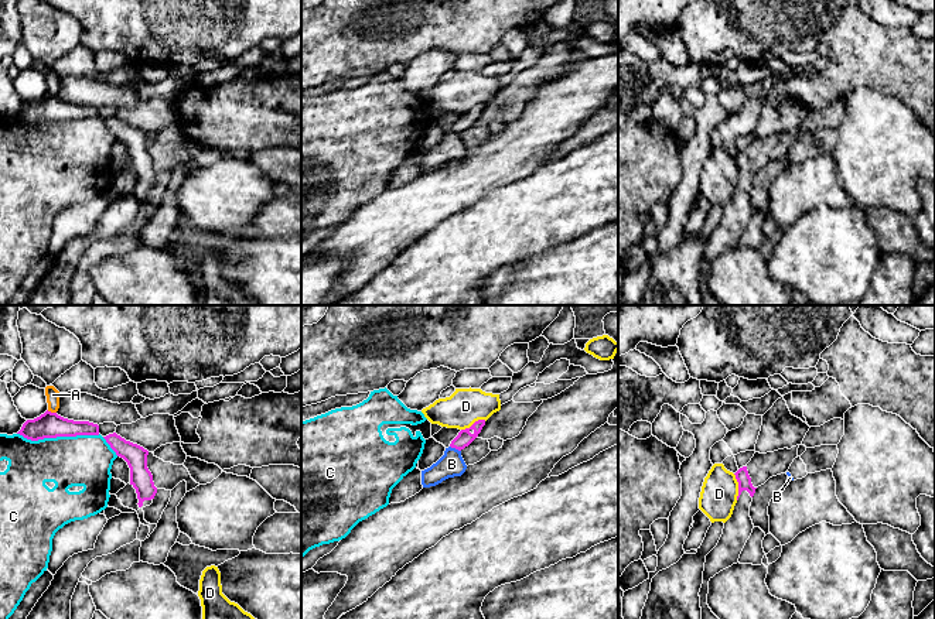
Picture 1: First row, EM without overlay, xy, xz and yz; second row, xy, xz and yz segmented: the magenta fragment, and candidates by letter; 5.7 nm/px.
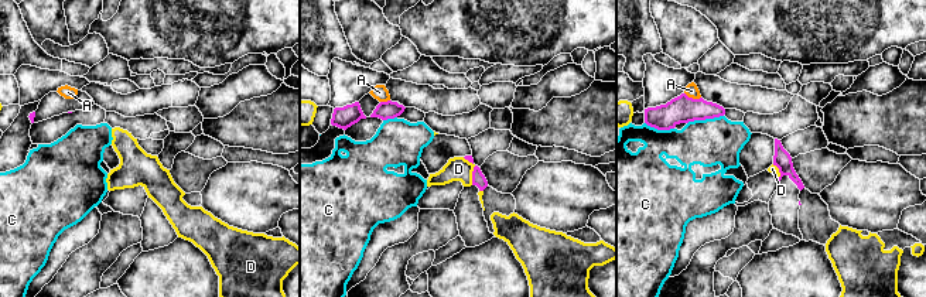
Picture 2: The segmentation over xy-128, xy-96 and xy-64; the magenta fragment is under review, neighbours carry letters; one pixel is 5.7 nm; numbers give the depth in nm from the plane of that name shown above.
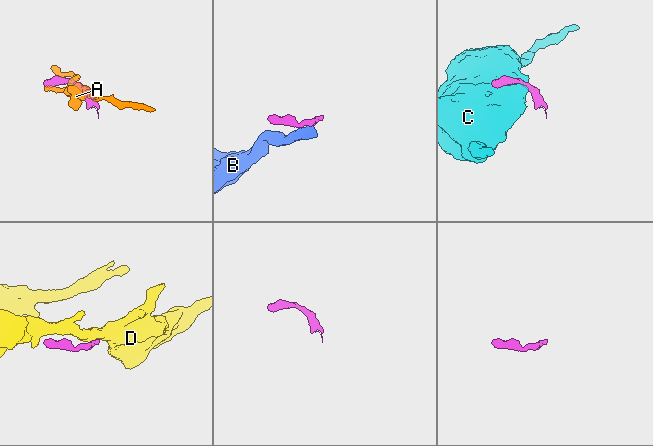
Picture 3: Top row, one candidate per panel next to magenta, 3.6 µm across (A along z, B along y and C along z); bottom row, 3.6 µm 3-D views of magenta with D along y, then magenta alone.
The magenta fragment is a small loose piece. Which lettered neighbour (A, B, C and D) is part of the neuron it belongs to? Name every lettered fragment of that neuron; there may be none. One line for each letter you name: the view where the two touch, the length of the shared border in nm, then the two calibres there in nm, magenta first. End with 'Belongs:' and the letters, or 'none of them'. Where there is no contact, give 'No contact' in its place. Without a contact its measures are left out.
Belongs: none of them

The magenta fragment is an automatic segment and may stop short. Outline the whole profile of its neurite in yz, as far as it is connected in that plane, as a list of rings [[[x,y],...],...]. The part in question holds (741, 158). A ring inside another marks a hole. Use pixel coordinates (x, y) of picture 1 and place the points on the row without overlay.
[[[747,150],[740,151],[734,158],[738,165],[737,187],[731,201],[724,206],[717,229],[706,239],[703,267],[699,276],[702,305],[723,305],[707,288],[709,264],[720,254],[738,246],[740,237],[754,212],[750,189],[757,171],[751,167]]]

